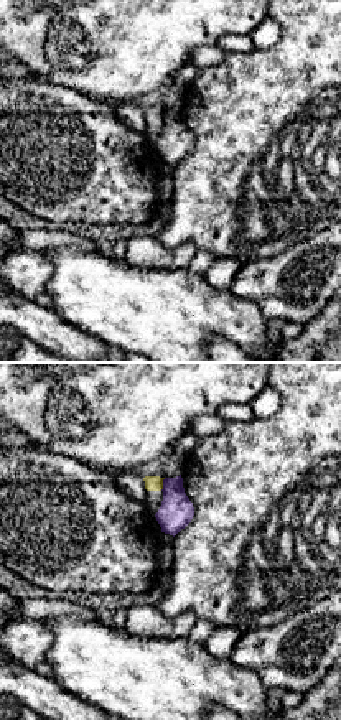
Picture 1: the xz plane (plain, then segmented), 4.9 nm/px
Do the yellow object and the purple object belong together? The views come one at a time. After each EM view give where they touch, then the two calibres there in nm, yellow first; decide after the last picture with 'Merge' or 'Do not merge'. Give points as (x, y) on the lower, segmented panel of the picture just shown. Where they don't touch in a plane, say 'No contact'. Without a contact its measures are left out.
Touches yellow at (162, 485). Thickness 80 nm (yellow) against 160 nm

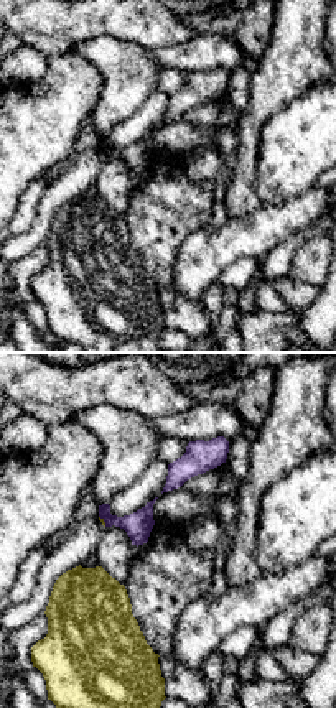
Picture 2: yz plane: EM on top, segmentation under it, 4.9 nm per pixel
Touches yellow at (102, 521). Thickness 20 nm (yellow) against 130 nm

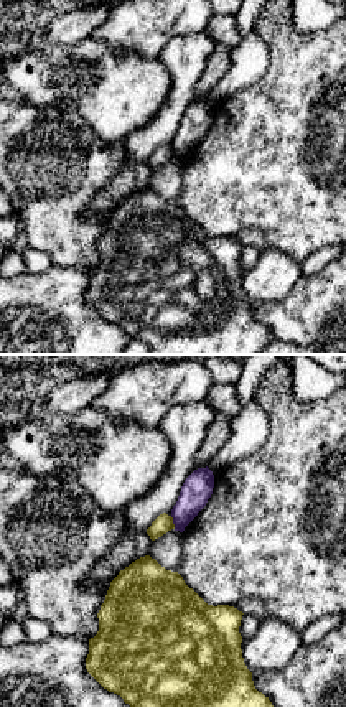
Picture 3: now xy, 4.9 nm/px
Touches yellow at (172, 523). Thickness 90 nm (yellow) against 150 nm

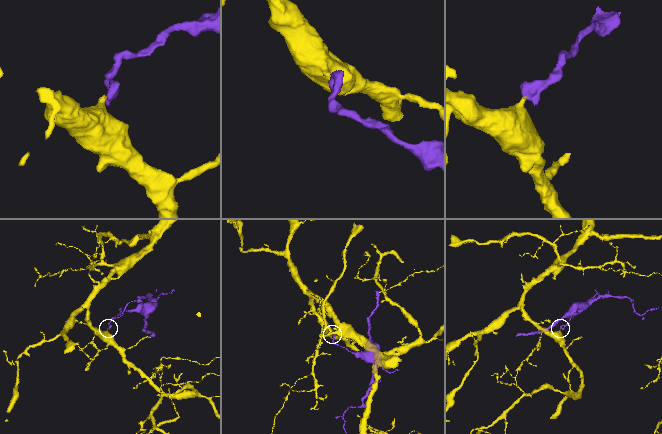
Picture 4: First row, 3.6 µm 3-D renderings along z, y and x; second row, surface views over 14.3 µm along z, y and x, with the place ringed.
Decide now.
Do not merge

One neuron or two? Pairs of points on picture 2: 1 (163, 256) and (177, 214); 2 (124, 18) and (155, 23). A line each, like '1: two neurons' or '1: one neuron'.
1: one neuron
2: one neuron

